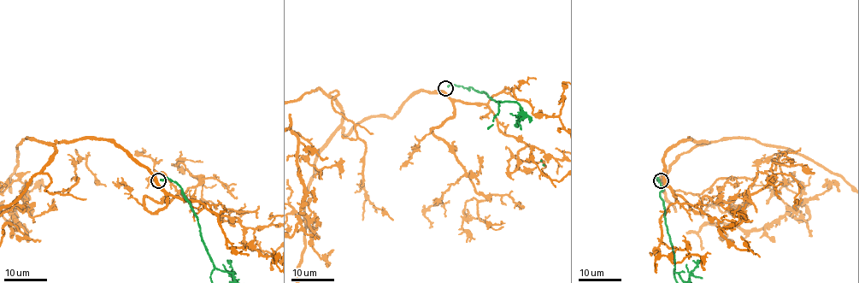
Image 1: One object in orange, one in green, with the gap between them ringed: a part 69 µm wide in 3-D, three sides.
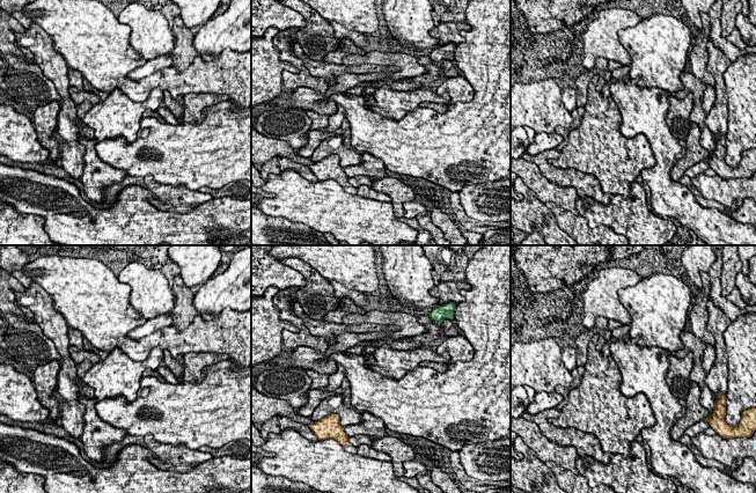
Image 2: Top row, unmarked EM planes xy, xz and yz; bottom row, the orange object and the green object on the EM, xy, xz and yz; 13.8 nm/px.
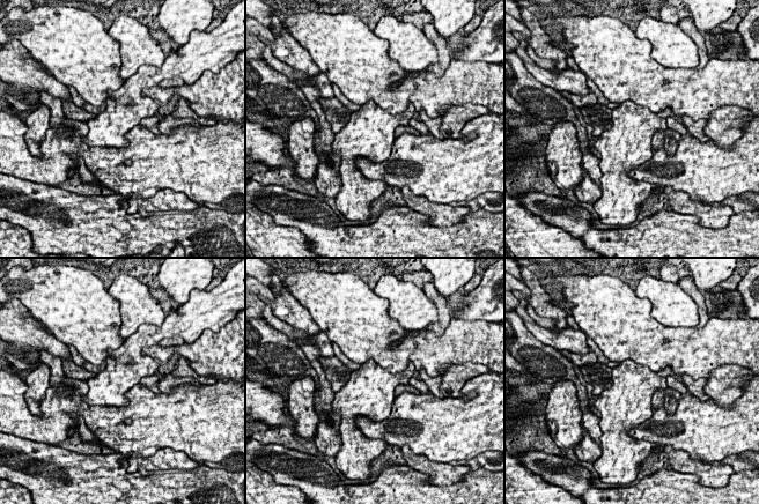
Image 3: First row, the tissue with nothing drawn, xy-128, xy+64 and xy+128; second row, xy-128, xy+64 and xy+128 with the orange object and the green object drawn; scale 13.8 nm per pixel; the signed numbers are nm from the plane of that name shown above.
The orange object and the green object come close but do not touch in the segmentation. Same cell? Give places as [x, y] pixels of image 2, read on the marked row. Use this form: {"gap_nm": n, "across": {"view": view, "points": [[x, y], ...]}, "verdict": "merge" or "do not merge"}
{"gap_nm": 1850, "across": {"view": "xz", "points": [[337, 414], [432, 319]]}, "verdict": "do not merge"}

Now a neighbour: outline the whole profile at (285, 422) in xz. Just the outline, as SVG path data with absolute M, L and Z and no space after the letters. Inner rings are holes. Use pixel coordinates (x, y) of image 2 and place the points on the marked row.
M282 415L278 417L278 421L279 421L279 427L281 431L291 428L299 432L302 436L304 436L308 440L311 440L311 441L318 440L308 425L293 421L291 418L282 417Z

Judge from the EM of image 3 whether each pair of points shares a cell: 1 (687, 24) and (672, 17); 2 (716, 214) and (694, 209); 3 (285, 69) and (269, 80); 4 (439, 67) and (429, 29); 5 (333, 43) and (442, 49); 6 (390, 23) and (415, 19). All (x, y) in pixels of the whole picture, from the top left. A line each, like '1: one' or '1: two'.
1: two
2: one
3: two
4: one
5: two
6: two

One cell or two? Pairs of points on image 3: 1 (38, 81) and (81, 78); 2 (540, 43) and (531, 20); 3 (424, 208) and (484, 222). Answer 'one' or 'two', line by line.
1: two
2: one
3: two

